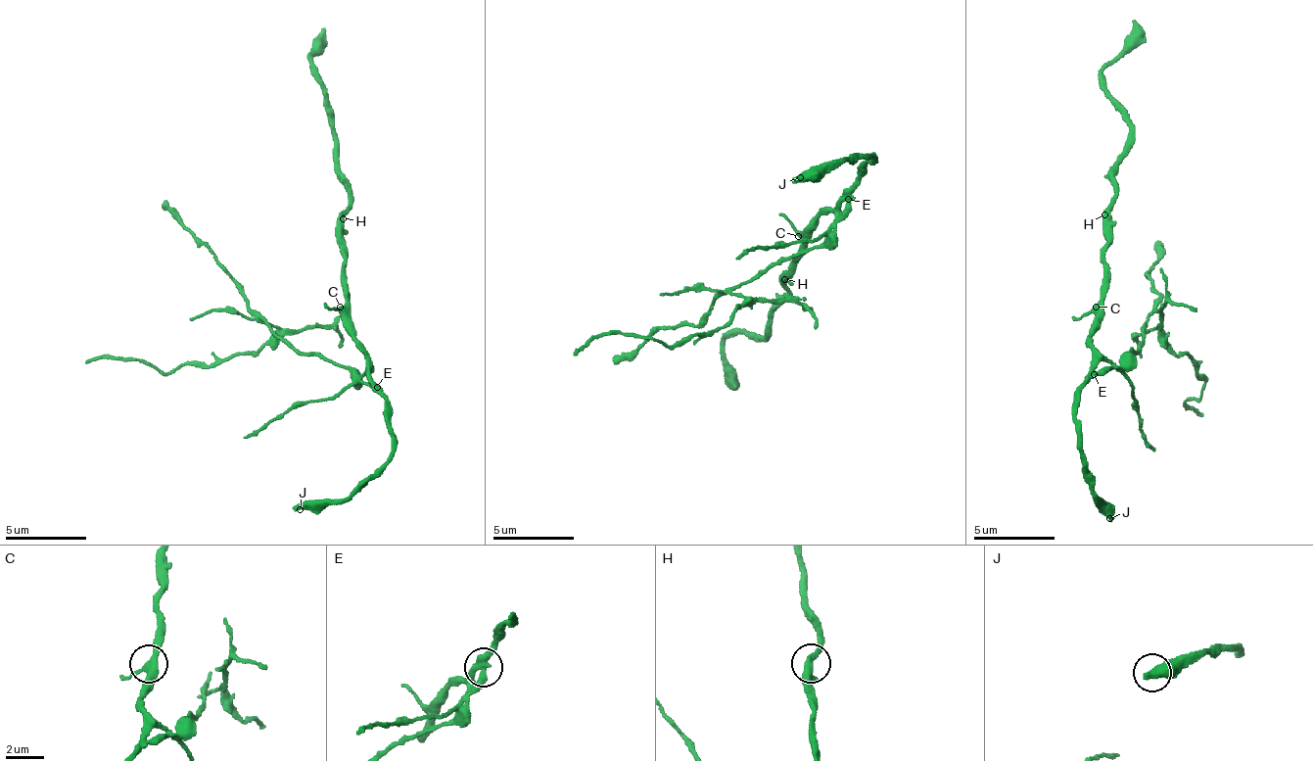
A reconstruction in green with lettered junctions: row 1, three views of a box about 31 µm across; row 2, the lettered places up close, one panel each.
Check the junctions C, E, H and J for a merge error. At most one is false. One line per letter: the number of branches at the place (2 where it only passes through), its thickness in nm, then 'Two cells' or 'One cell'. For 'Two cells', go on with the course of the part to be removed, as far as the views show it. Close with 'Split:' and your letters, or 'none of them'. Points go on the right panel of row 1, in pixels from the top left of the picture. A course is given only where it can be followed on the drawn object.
C: Branches: 3. Thickness 320 nm. One cell
E: Branches: 3. Thickness 320 nm. Two cells. Course of the part to remove: (1095, 372), (1106, 373), (1154, 331), (1180, 353), (1204, 382), (1201, 396), (1183, 407), (1203, 418)
H: Branches: 2. Thickness 380 nm. One cell
J: Branches: 1. Thickness 550 nm. One cell
Split: E

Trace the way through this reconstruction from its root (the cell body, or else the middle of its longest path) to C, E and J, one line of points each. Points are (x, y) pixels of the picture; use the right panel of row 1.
C: (1092, 341), (1091, 327), (1098, 314), (1096, 307)
E: (1092, 341), (1095, 372)
J: (1092, 341), (1093, 369), (1076, 406), (1076, 445), (1081, 466), (1100, 497), (1098, 502), (1109, 518)

